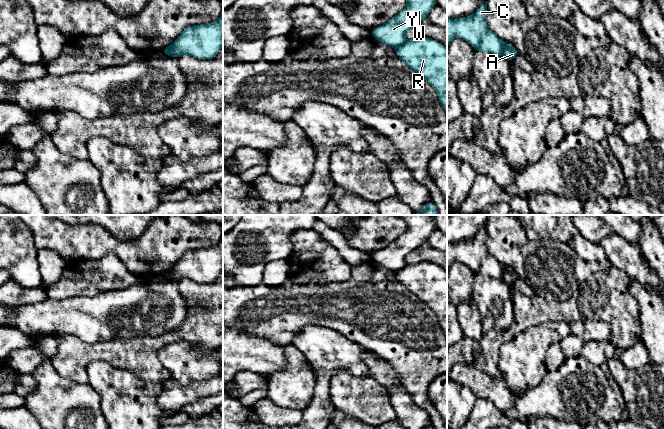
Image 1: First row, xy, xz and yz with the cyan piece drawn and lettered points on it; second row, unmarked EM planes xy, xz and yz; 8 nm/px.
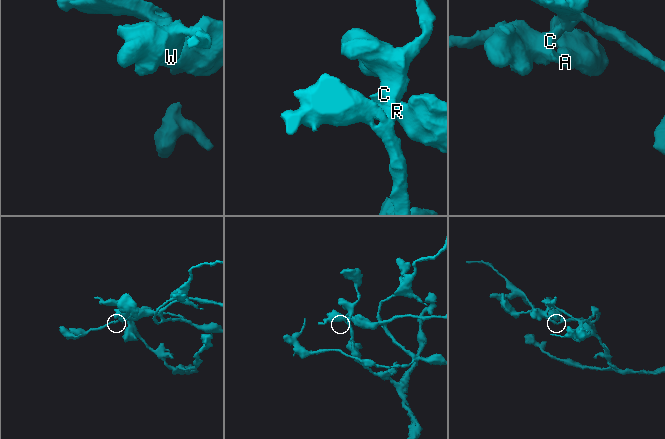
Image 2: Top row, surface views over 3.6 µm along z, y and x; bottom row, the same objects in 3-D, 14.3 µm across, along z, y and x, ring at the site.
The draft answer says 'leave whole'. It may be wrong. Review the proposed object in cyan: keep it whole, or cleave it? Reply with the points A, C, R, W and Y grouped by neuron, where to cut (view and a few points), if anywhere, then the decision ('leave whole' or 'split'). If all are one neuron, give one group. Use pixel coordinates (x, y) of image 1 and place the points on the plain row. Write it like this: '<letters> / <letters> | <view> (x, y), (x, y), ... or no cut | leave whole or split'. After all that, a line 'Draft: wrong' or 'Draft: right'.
A R / C W Y | yz (503, 266), (503, 276), (501, 278) | split
Draft: wrong

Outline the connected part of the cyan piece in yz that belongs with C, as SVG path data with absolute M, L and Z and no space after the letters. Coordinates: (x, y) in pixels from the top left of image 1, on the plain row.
M487 225L471 240L447 242L447 274L453 261L467 265L474 275L503 278L503 266L487 250Z

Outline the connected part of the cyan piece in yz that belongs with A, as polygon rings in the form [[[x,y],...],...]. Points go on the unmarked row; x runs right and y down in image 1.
[[[503,266],[503,278],[508,285],[513,285],[518,279],[517,273],[510,267]]]

